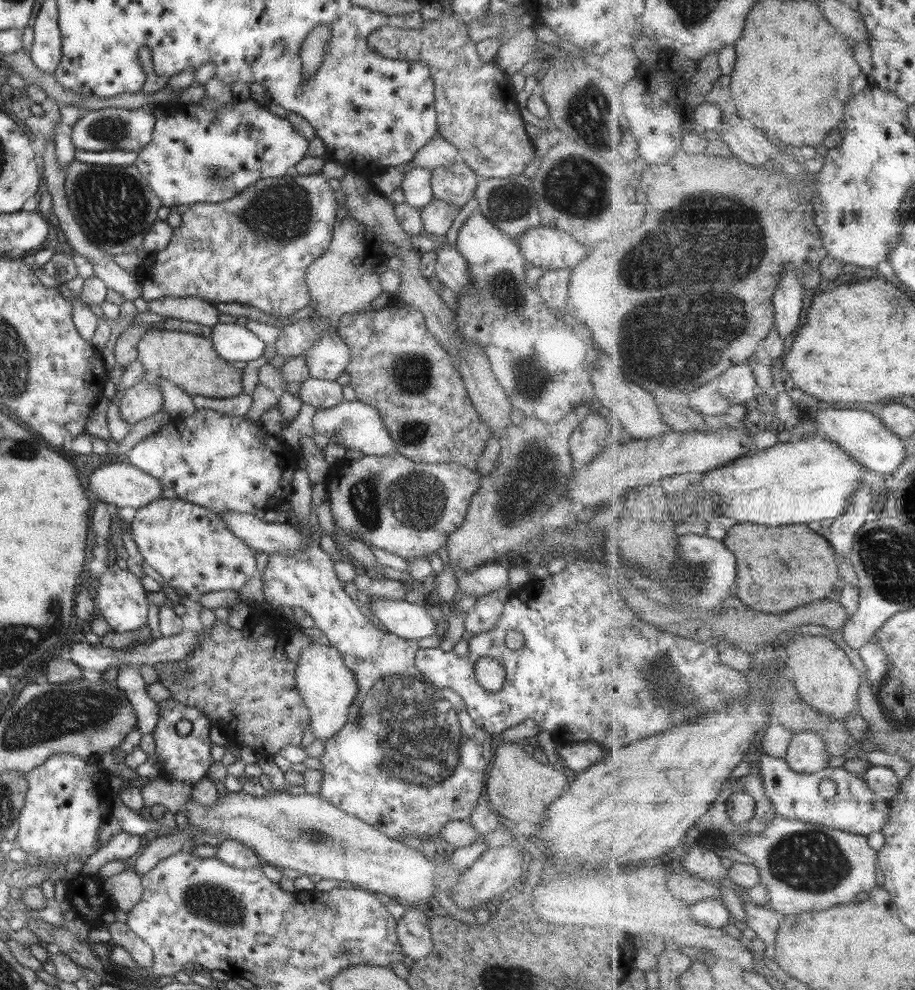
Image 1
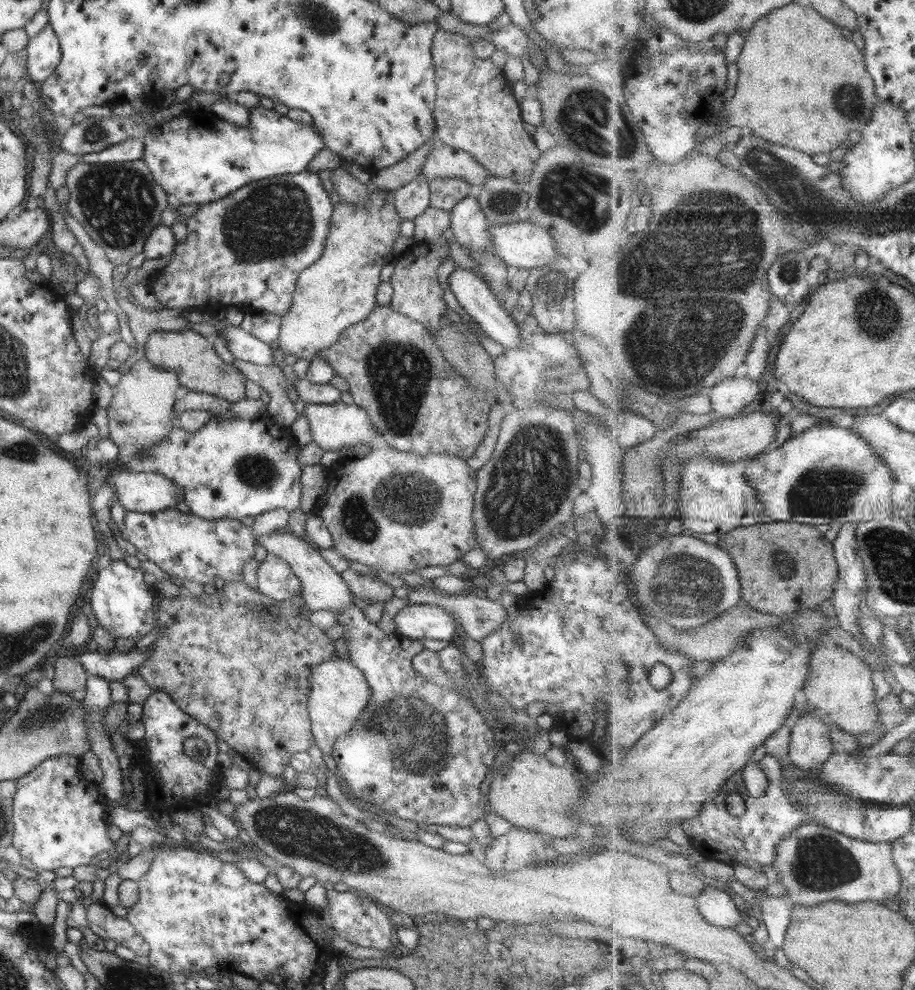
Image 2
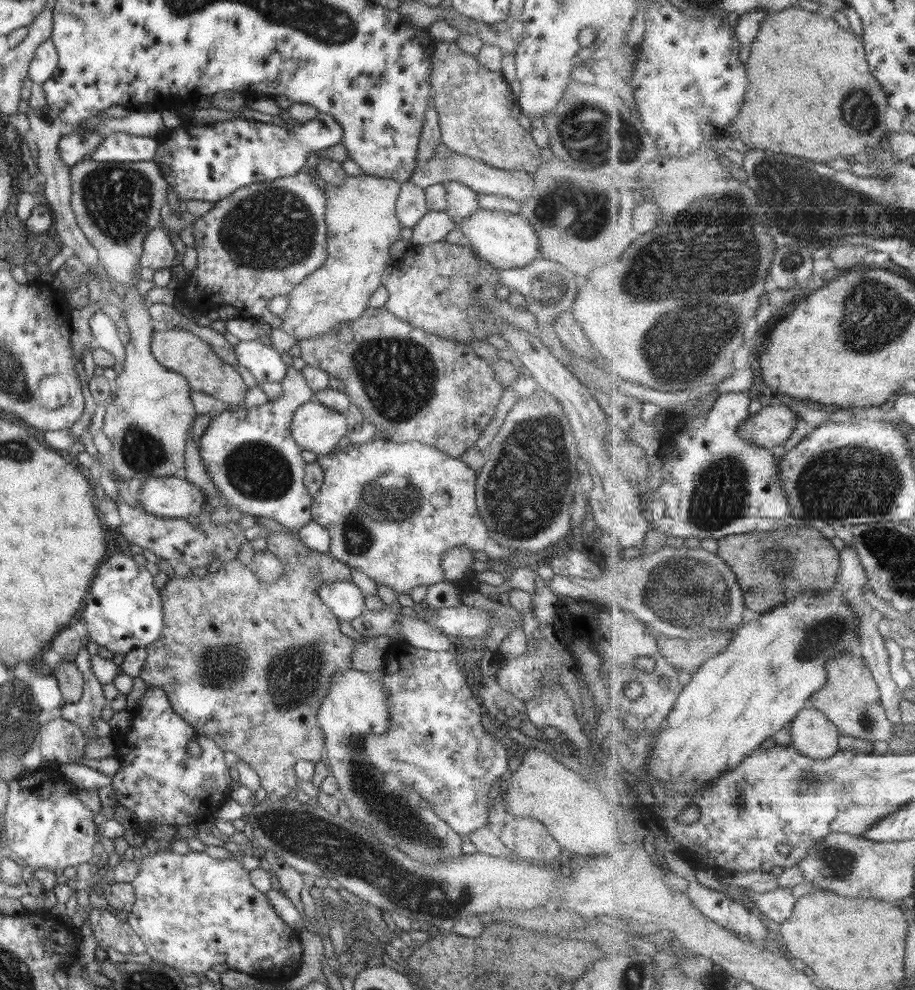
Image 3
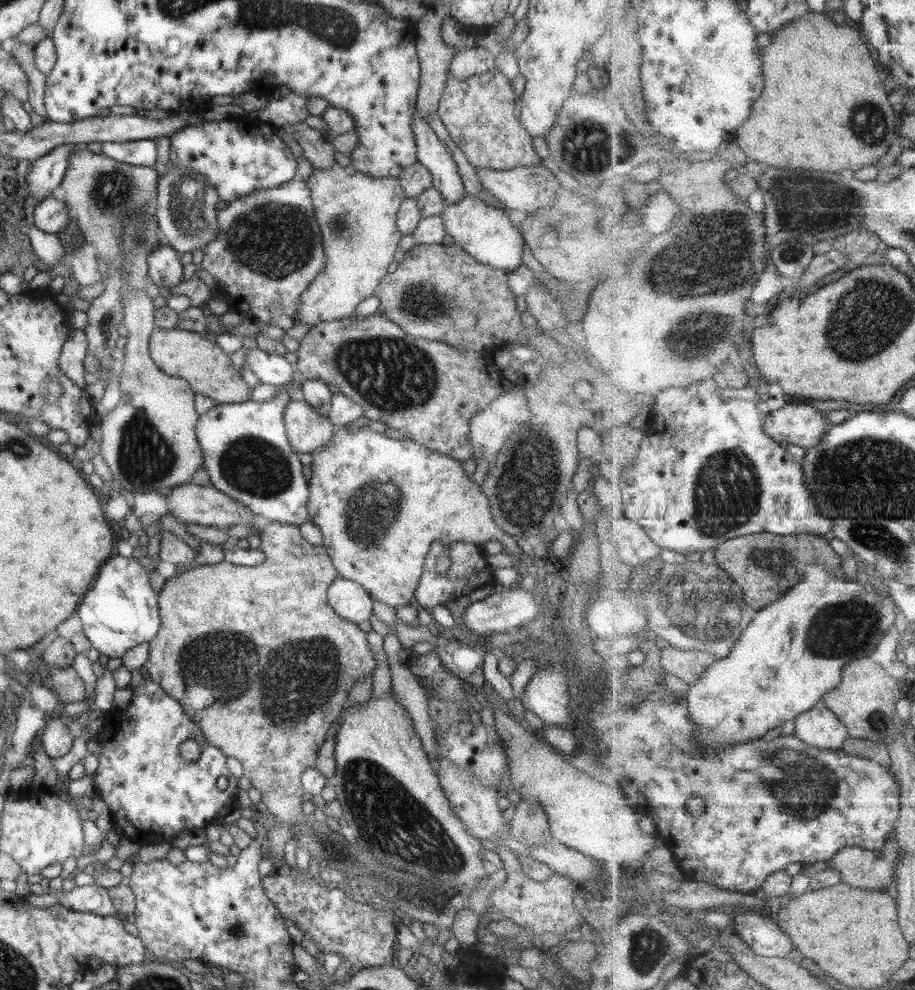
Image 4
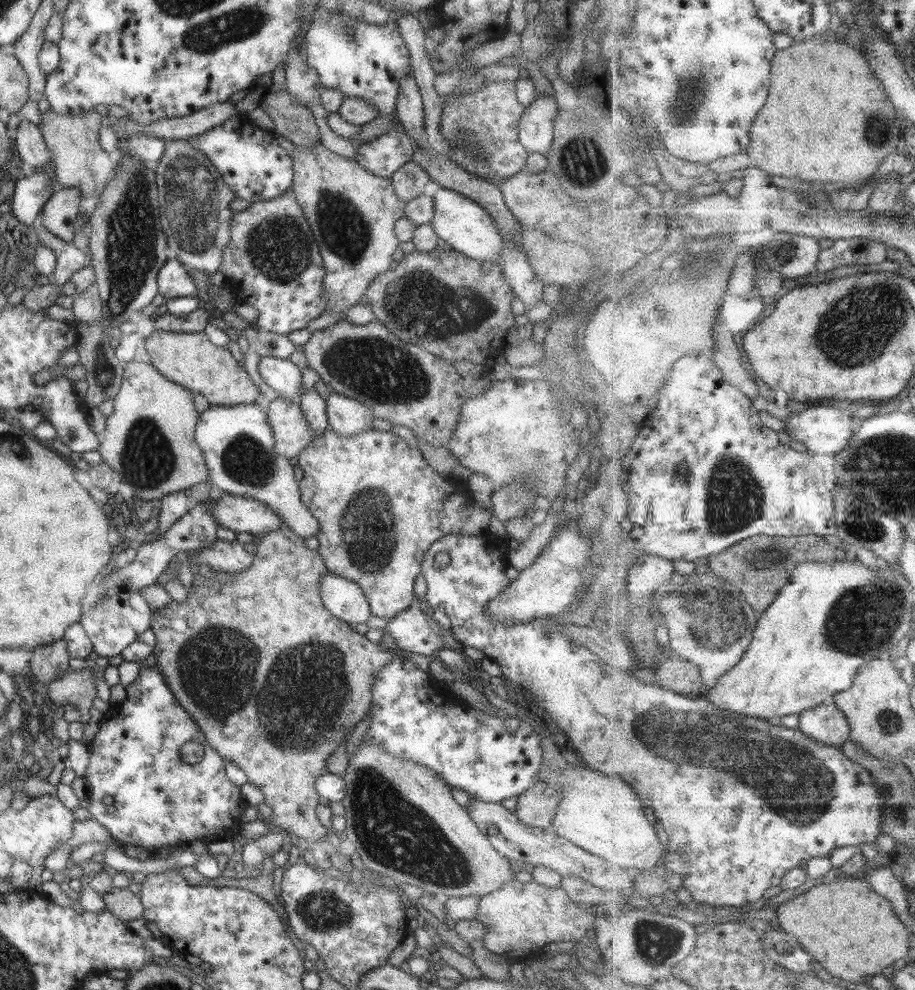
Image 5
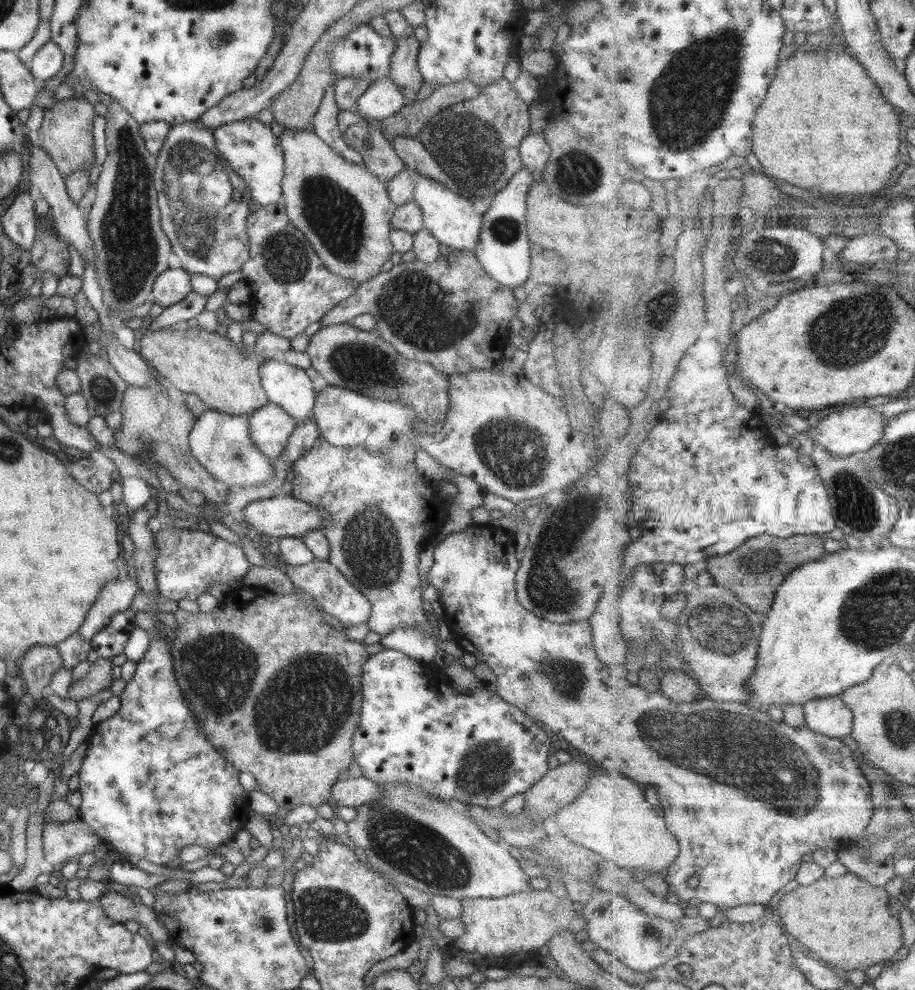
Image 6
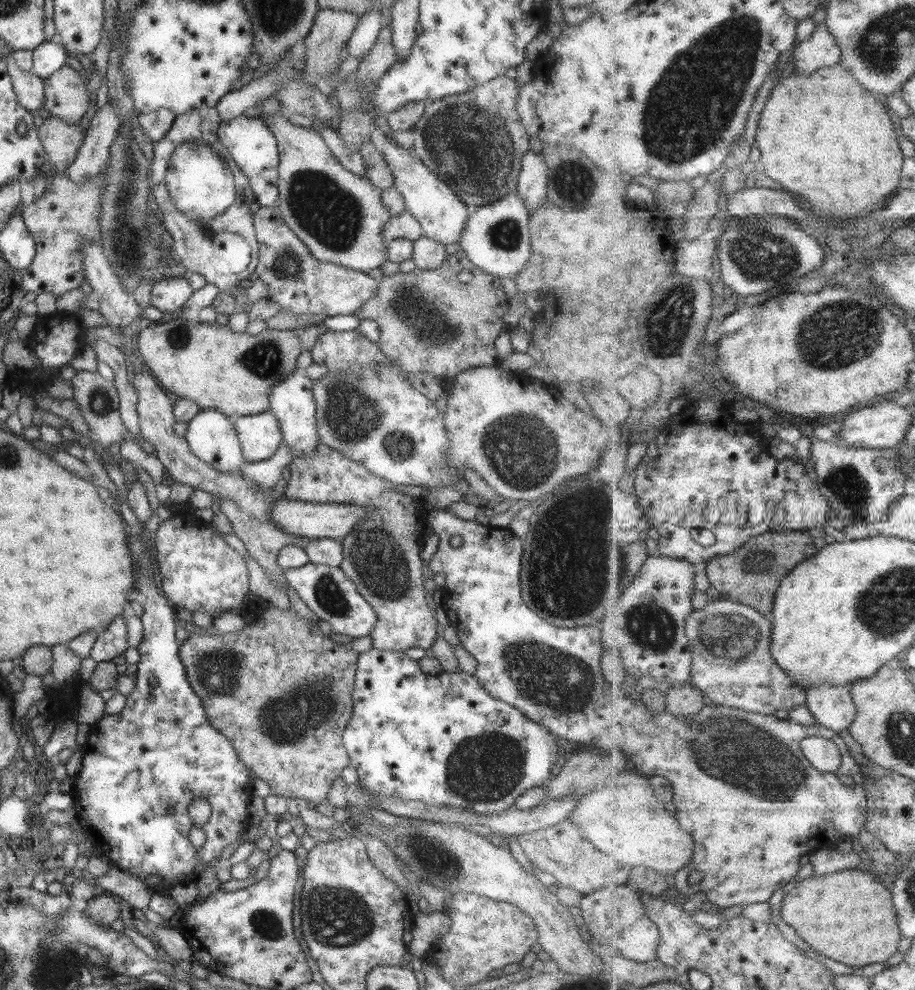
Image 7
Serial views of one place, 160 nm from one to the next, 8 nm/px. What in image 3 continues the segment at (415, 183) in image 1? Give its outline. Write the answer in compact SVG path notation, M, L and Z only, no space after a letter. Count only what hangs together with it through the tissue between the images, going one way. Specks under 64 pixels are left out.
M409 180L400 183L394 212L402 228L412 229L427 212L424 189Z

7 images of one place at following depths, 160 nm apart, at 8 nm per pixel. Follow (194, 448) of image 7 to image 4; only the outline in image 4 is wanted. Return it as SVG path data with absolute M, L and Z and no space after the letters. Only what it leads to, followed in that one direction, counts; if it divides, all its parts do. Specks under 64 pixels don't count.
M281 389L265 402L247 400L235 404L215 404L207 412L198 415L195 434L202 450L202 466L207 471L211 487L230 496L263 522L288 524L298 527L308 520L306 509L308 482L302 475L302 465L297 453L288 443L284 427L284 410L290 394Z

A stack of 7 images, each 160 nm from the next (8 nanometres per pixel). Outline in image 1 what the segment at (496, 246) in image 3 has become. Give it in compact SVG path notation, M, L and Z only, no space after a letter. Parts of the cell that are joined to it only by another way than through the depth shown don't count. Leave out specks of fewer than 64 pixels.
M531 227L515 240L521 258L544 271L556 271L582 262L588 252L565 232L550 227Z

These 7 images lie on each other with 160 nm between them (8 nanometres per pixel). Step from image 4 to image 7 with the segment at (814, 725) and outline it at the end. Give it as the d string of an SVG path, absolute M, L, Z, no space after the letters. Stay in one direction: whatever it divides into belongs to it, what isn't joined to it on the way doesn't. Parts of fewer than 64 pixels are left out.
M823 685L808 690L807 709L813 713L817 723L835 730L837 733L850 728L858 717L852 685Z

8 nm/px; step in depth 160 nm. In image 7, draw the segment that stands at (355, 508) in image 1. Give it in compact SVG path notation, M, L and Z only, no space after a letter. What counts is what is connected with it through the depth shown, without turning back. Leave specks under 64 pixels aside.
M319 440L314 446L314 455L293 459L288 468L290 479L284 491L285 499L312 503L352 504L360 508L370 508L368 510L370 513L363 517L356 527L351 527L351 530L348 530L339 540L342 544L342 559L338 567L375 613L376 619L369 634L372 648L404 651L406 648L417 647L427 652L437 637L435 628L438 622L429 611L432 604L422 585L426 568L419 557L421 544L418 528L424 523L424 515L427 512L423 508L423 501L395 490L395 485L391 482L371 474L360 462L344 457L339 451L333 450Z

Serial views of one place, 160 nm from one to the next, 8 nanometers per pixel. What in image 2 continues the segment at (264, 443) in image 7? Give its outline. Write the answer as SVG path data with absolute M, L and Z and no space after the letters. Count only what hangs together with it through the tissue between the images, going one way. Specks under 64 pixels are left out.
M342 402L332 405L305 404L304 413L308 420L312 441L324 451L338 451L341 448L357 446L357 444L371 445L373 437L378 434L371 424L366 410L354 404Z

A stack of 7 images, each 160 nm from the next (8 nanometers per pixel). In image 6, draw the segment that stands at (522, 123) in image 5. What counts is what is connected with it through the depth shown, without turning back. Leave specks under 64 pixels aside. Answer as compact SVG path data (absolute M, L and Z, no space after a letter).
M532 131L527 133L519 141L518 153L522 166L532 174L534 180L540 180L550 155L549 145L545 142L543 134Z

